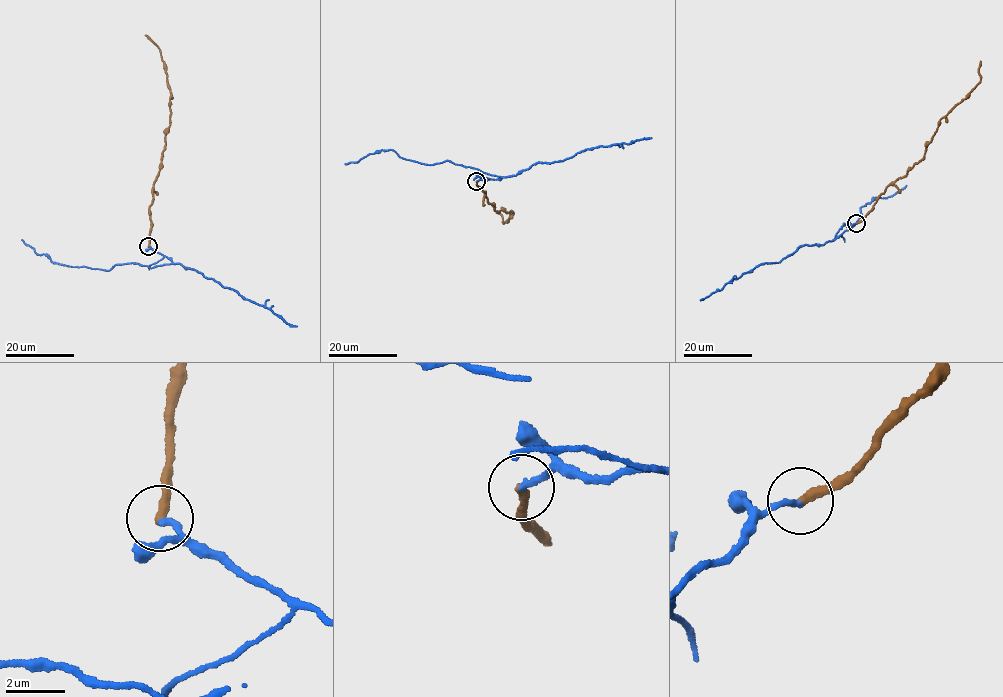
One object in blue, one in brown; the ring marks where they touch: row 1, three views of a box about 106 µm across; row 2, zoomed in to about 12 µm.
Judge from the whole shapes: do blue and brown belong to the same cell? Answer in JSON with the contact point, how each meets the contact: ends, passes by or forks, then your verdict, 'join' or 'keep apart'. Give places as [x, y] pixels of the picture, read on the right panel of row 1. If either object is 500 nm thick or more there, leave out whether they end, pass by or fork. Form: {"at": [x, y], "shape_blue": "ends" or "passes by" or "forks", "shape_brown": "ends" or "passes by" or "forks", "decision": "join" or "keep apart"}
{"at": [856, 223], "shape_blue": "ends", "shape_brown": "ends", "decision": "keep apart"}

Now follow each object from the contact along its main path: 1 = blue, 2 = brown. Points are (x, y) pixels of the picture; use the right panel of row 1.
1: (856, 223), (831, 241), (799, 247), (779, 262), (758, 265), (700, 299)
2: (856, 223), (871, 210), (876, 198), (922, 158), (939, 120), (979, 81), (980, 61)

